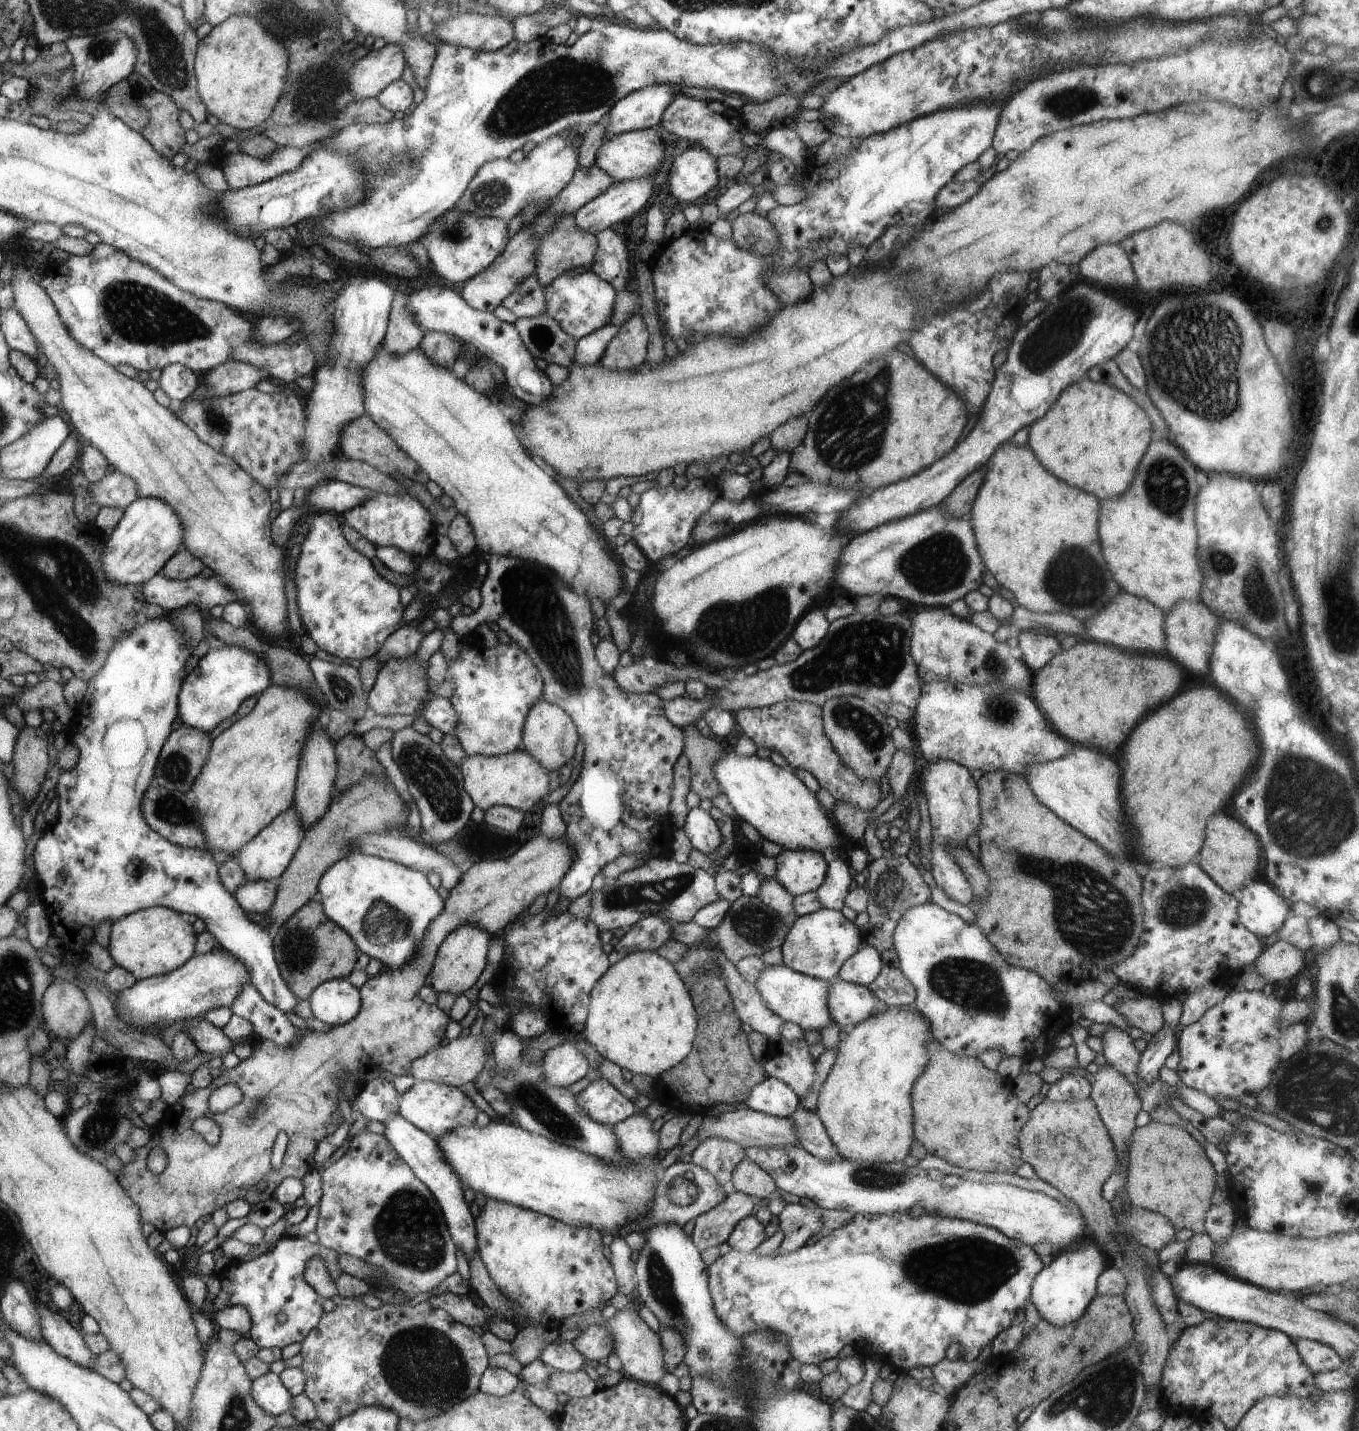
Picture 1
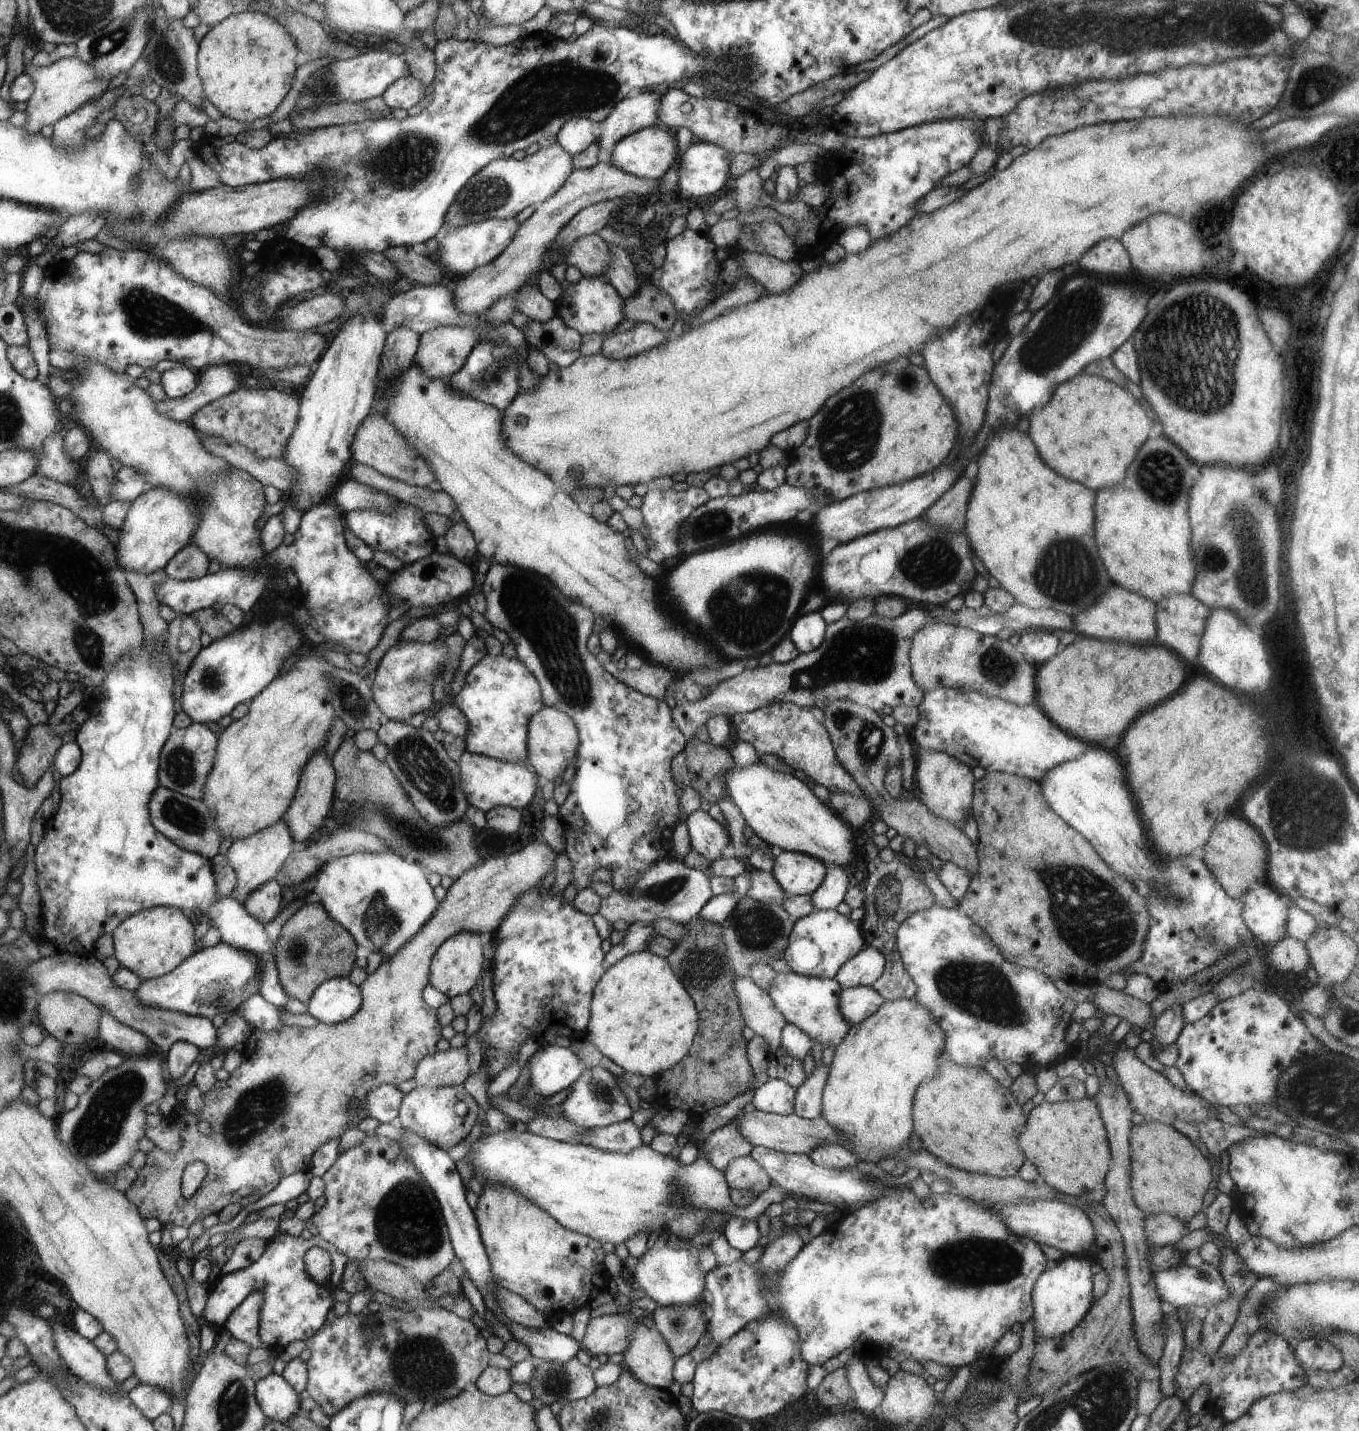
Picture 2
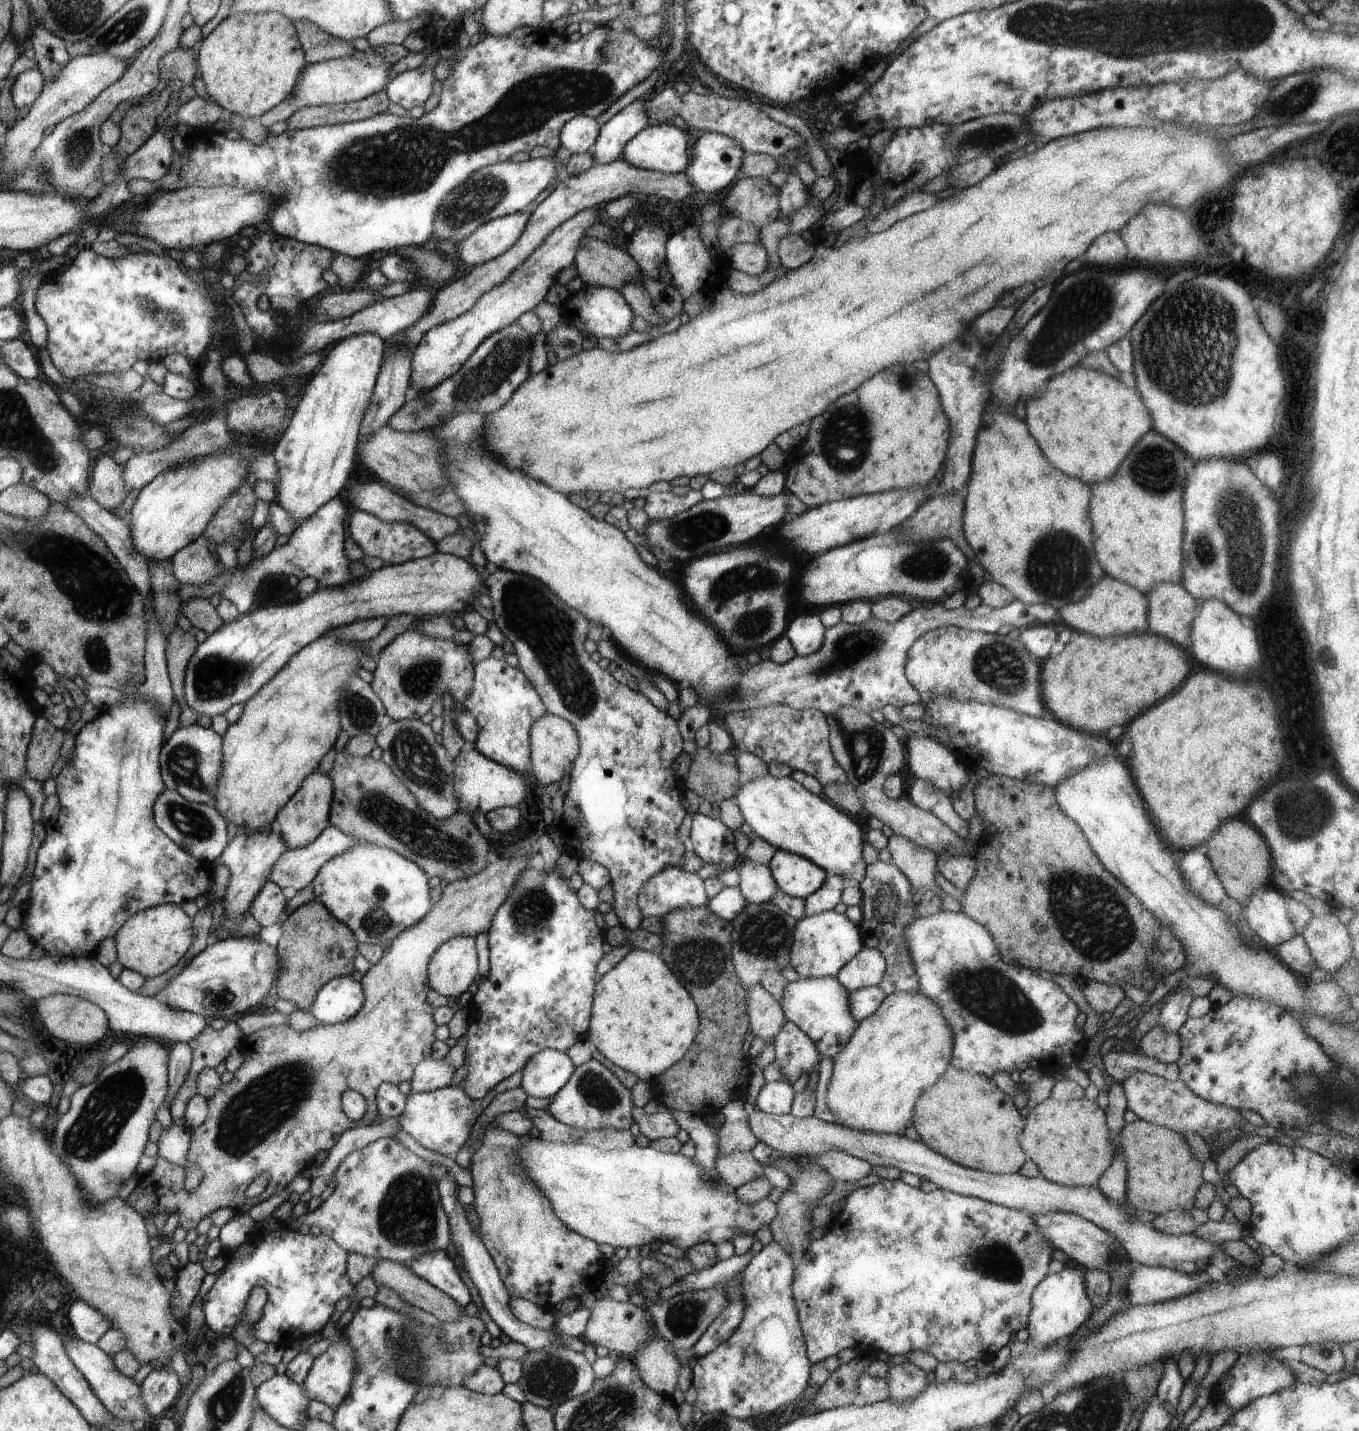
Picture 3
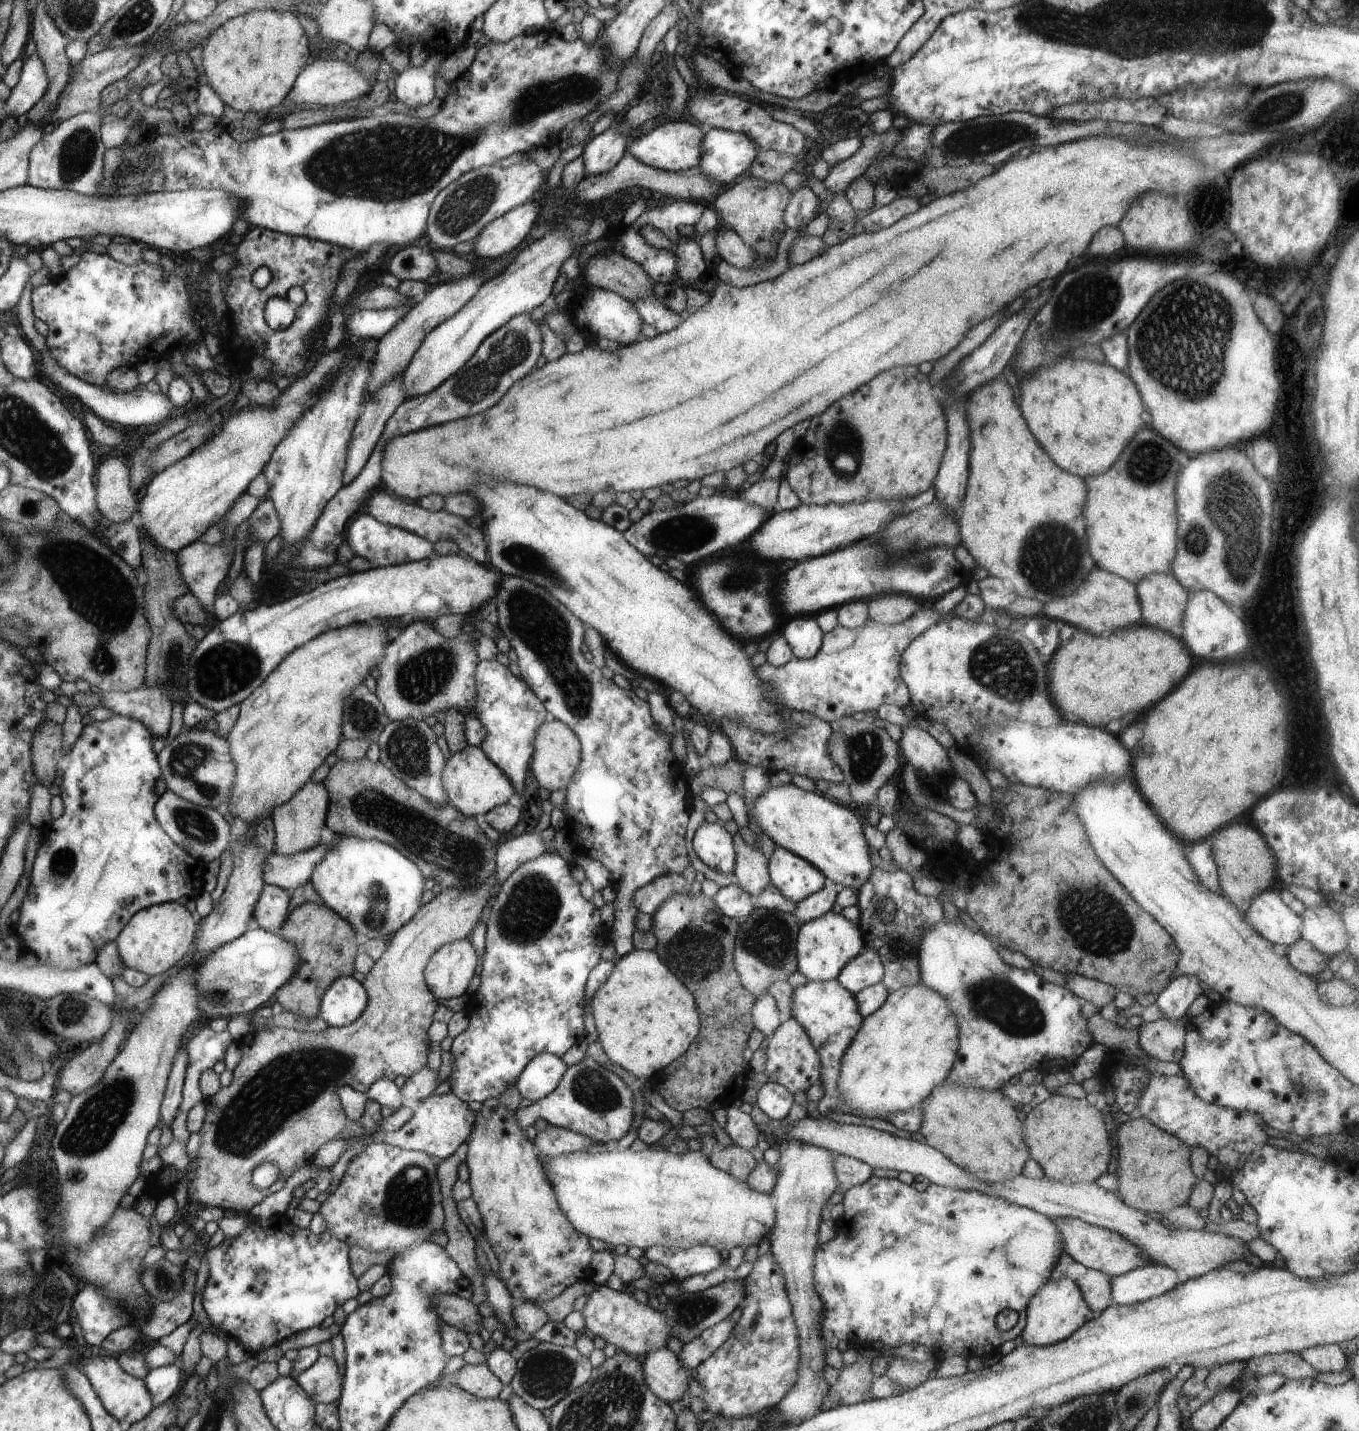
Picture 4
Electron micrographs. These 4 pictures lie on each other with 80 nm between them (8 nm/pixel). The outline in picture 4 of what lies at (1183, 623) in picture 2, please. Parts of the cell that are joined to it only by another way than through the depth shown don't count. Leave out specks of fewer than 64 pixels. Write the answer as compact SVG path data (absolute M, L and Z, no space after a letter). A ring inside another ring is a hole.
M1171 573L1150 574L1148 578L1142 578L1135 588L1142 606L1143 623L1181 639L1189 591Z

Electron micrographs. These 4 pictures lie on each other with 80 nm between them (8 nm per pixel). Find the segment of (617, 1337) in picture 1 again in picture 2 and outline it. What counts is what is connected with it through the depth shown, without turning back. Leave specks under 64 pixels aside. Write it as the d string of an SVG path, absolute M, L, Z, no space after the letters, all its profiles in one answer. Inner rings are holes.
M637 1320L630 1342L622 1353L623 1368L652 1388L668 1390L677 1358L666 1339L656 1328L647 1328Z

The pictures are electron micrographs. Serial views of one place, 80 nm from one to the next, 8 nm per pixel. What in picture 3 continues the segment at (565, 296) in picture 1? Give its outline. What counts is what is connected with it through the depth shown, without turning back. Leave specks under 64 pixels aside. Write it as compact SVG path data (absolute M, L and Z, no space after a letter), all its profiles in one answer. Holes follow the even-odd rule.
M584 286L564 301L561 310L564 320L575 326L585 337L618 338L633 330L633 310L620 291L608 287Z

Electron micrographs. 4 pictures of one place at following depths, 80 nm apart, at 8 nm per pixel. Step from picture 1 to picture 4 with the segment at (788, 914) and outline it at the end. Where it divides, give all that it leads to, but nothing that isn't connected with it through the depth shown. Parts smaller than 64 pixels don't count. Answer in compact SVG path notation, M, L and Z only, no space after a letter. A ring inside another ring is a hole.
M739 833L732 836L732 841L736 854L733 873L735 884L750 898L755 899L766 890L766 886L772 884L769 876L769 857L746 844Z

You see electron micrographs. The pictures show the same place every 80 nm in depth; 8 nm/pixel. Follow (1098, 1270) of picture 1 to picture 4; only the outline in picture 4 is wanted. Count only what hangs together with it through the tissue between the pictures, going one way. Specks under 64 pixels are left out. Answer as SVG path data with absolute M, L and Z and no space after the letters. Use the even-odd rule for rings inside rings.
M1066 1276L1053 1277L1034 1294L1033 1298L1030 1298L1027 1307L1026 1324L1021 1335L1026 1344L1050 1346L1066 1340L1078 1328L1081 1328L1086 1322L1090 1322L1095 1317L1096 1314L1086 1304L1076 1280Z

